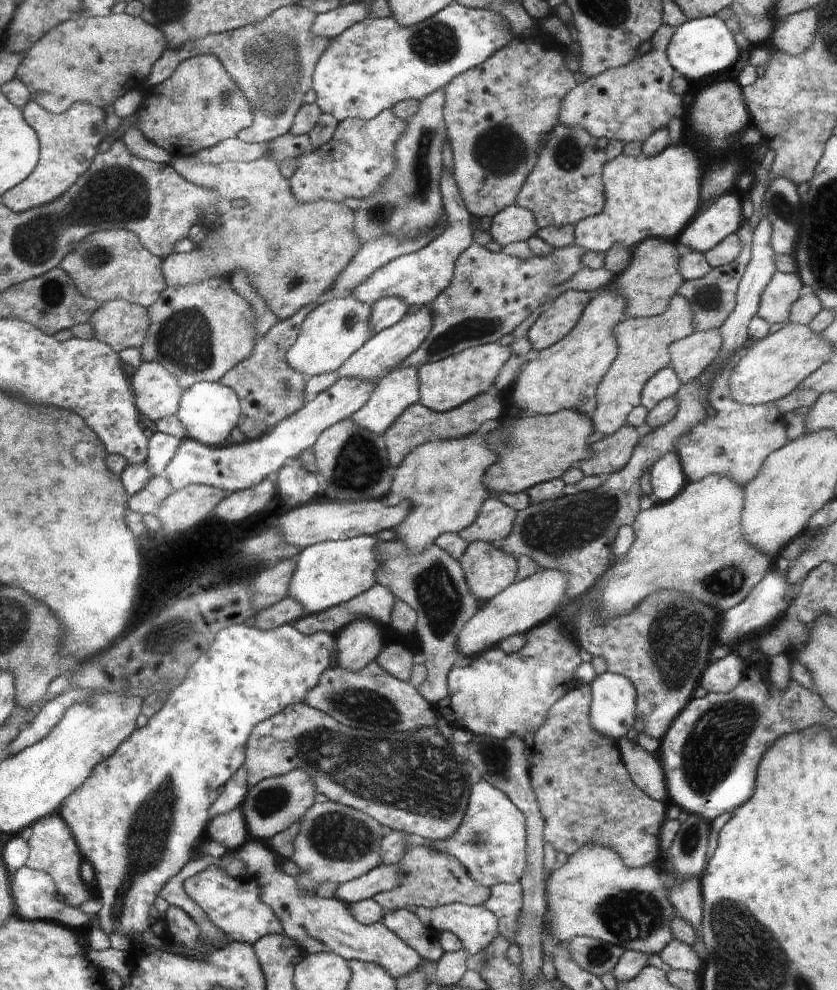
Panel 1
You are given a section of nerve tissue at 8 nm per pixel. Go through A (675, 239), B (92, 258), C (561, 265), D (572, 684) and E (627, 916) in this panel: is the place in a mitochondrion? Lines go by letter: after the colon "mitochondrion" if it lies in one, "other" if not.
A: other
B: mitochondrion
C: mitochondrion
D: other
E: mitochondrion

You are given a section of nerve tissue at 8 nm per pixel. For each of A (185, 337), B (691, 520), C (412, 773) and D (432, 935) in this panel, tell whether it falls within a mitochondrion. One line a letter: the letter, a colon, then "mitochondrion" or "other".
A: mitochondrion
B: other
C: mitochondrion
D: other

